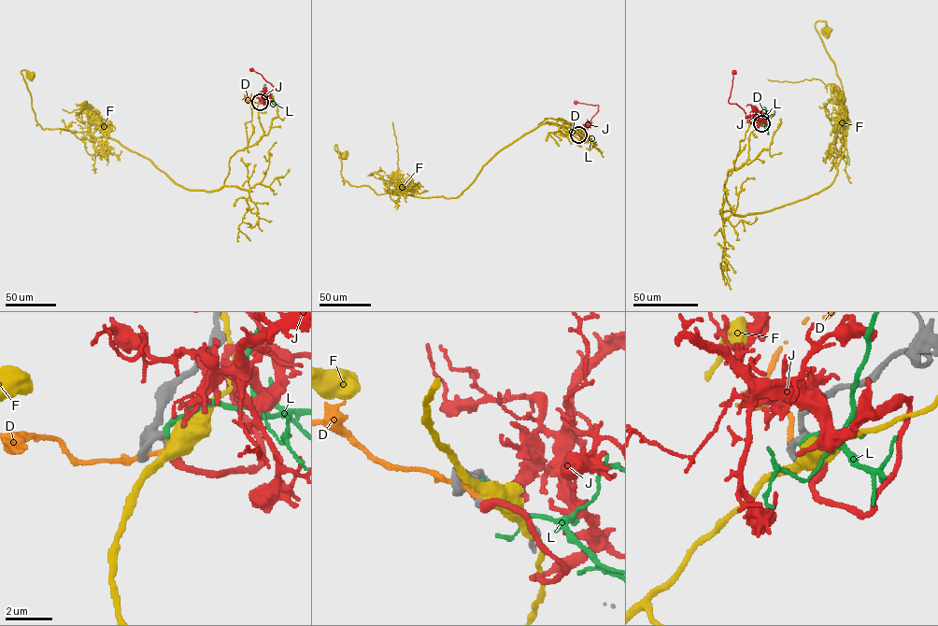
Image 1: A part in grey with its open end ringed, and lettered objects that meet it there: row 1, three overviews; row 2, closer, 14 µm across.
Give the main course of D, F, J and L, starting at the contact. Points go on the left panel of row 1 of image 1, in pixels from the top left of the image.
D: (260, 102), (242, 99)
F: (260, 102), (263, 135), (231, 157), (223, 185), (190, 190), (116, 140), (36, 125), (21, 72), (32, 74)
J: (260, 102), (263, 103), (264, 96), (270, 98), (270, 92), (276, 88), (251, 69)
L: (259, 102), (278, 104)

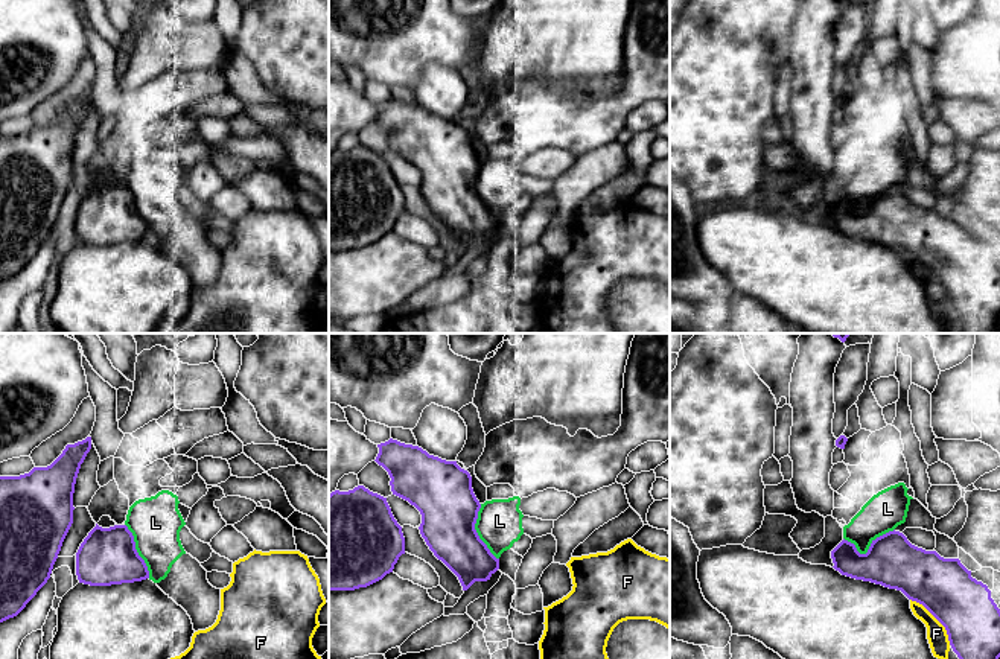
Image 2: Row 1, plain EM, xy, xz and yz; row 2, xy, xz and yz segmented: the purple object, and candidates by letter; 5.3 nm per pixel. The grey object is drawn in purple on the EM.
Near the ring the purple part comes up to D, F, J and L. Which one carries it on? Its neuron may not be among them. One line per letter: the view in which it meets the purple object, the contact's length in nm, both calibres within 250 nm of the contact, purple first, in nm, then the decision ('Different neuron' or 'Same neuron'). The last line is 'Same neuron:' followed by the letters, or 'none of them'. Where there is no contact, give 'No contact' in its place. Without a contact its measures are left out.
D: No contact. Different neuron
F: Touches purple in yz. Shared border 320 nm. Thickness 300 nm (purple) against 110 nm. Different neuron
J: No contact. Same neuron
L: Touches purple in yz. Shared border 280 nm. Thickness 280 nm (purple) against 200 nm. Different neuron
Same neuron: J

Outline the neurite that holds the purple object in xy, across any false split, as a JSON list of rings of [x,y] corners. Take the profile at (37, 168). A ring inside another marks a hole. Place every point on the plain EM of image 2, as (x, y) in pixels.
[[[91,96],[67,103],[47,126],[20,135],[0,135],[0,282],[17,275],[50,237],[62,201],[73,183],[76,137]]]

